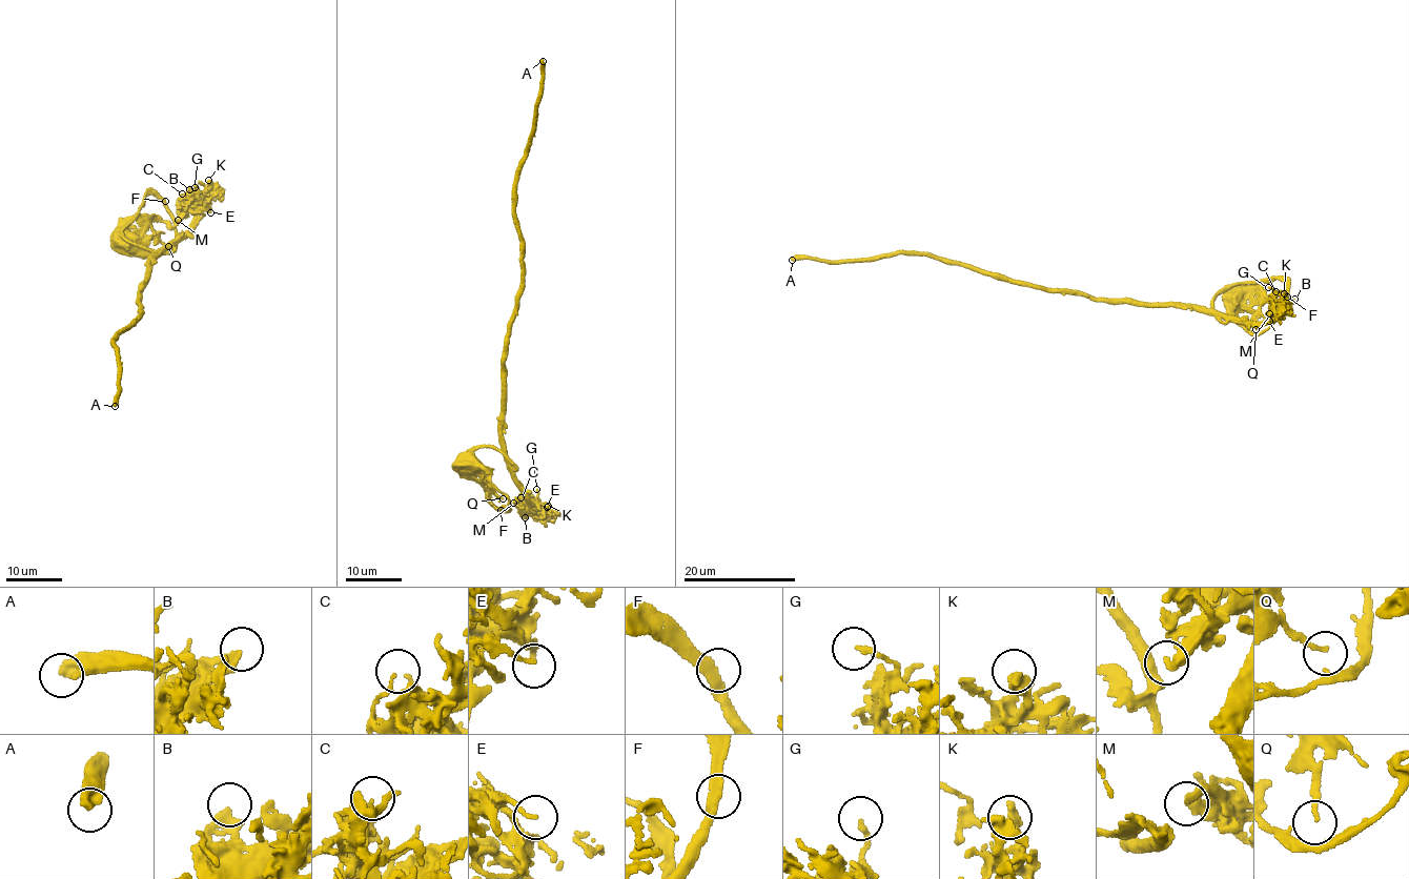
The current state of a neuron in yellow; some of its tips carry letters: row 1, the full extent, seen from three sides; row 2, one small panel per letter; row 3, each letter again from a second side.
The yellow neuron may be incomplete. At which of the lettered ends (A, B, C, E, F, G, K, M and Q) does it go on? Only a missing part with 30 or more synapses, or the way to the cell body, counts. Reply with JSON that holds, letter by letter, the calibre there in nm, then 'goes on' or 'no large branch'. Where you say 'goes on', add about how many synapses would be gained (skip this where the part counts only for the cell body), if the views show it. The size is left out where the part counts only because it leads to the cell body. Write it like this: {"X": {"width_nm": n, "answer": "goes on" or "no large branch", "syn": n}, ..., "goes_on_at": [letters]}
{"A": {"width_nm": 440, "answer": "goes on", "syn": 40}, "B": {"width_nm": 200, "answer": "no large branch"}, "C": {"width_nm": 110, "answer": "no large branch"}, "E": {"width_nm": 130, "answer": "no large branch"}, "F": {"width_nm": 280, "answer": "no large branch"}, "G": {"width_nm": 170, "answer": "no large branch"}, "K": {"width_nm": 440, "answer": "no large branch"}, "M": {"width_nm": 200, "answer": "no large branch"}, "Q": {"width_nm": 130, "answer": "no large branch"}, "goes_on_at": ["A"]}

